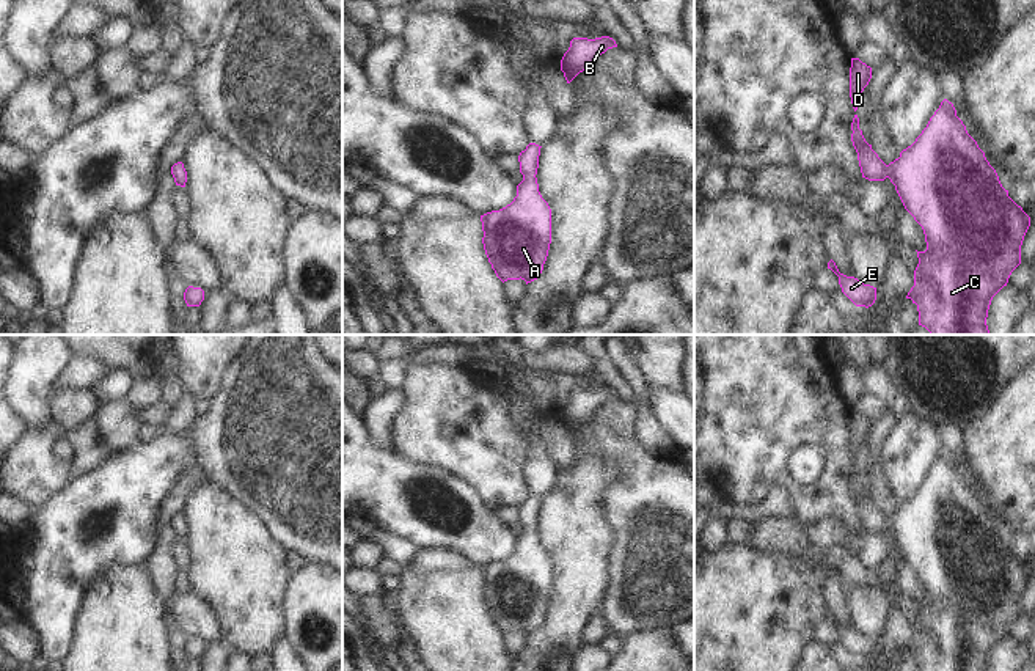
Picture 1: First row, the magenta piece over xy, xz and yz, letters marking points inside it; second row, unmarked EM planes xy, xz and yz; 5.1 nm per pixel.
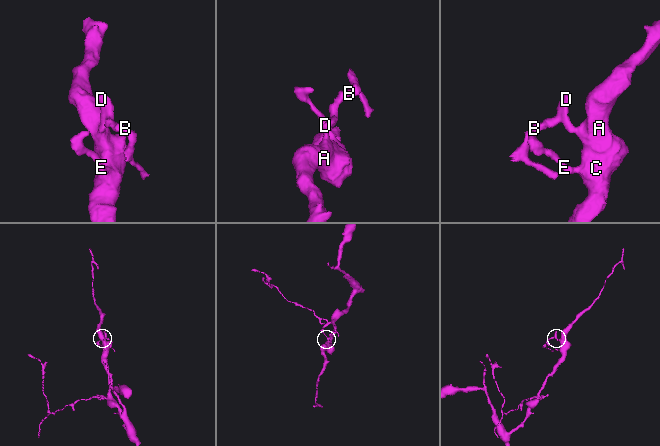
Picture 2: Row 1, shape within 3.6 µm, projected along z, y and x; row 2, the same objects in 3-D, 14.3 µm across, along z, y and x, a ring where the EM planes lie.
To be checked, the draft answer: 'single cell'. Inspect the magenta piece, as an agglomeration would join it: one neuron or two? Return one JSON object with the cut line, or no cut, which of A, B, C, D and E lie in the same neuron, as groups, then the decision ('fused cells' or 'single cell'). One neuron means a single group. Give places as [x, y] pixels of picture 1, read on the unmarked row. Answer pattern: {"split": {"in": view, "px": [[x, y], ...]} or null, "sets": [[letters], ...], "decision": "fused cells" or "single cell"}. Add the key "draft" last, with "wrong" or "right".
{"split": null, "sets": [["A", "B", "C", "D", "E"]], "decision": "single cell", "draft": "right"}

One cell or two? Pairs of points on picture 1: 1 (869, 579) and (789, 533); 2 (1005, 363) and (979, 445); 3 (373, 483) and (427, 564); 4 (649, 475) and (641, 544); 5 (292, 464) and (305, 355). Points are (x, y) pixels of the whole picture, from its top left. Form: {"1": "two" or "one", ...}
{"1": "one", "2": "two", "3": "two", "4": "one", "5": "one"}

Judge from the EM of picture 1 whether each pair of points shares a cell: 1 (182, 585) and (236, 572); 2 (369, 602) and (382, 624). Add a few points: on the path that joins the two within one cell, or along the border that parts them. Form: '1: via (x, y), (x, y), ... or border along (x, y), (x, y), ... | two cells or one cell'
1: border along (186, 571), (190, 591) | two cells
2: via (371, 607), (379, 619) | one cell

